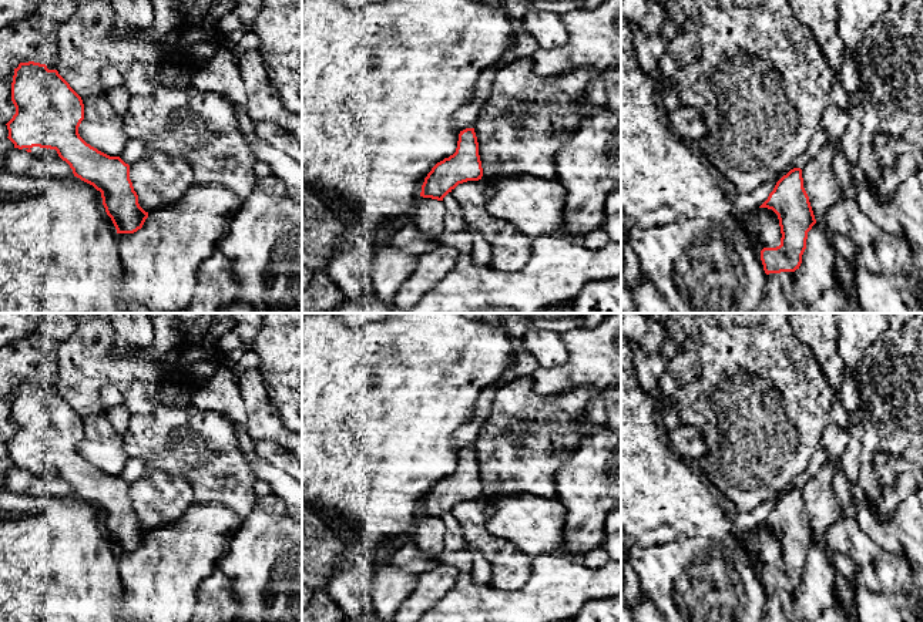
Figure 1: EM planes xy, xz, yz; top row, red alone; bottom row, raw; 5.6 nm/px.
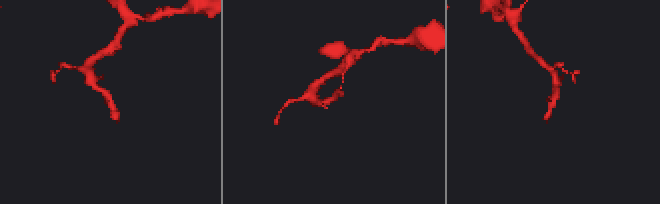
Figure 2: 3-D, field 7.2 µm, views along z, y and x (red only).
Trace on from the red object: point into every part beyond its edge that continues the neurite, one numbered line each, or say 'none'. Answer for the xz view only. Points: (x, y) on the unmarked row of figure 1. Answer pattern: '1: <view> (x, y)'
none

